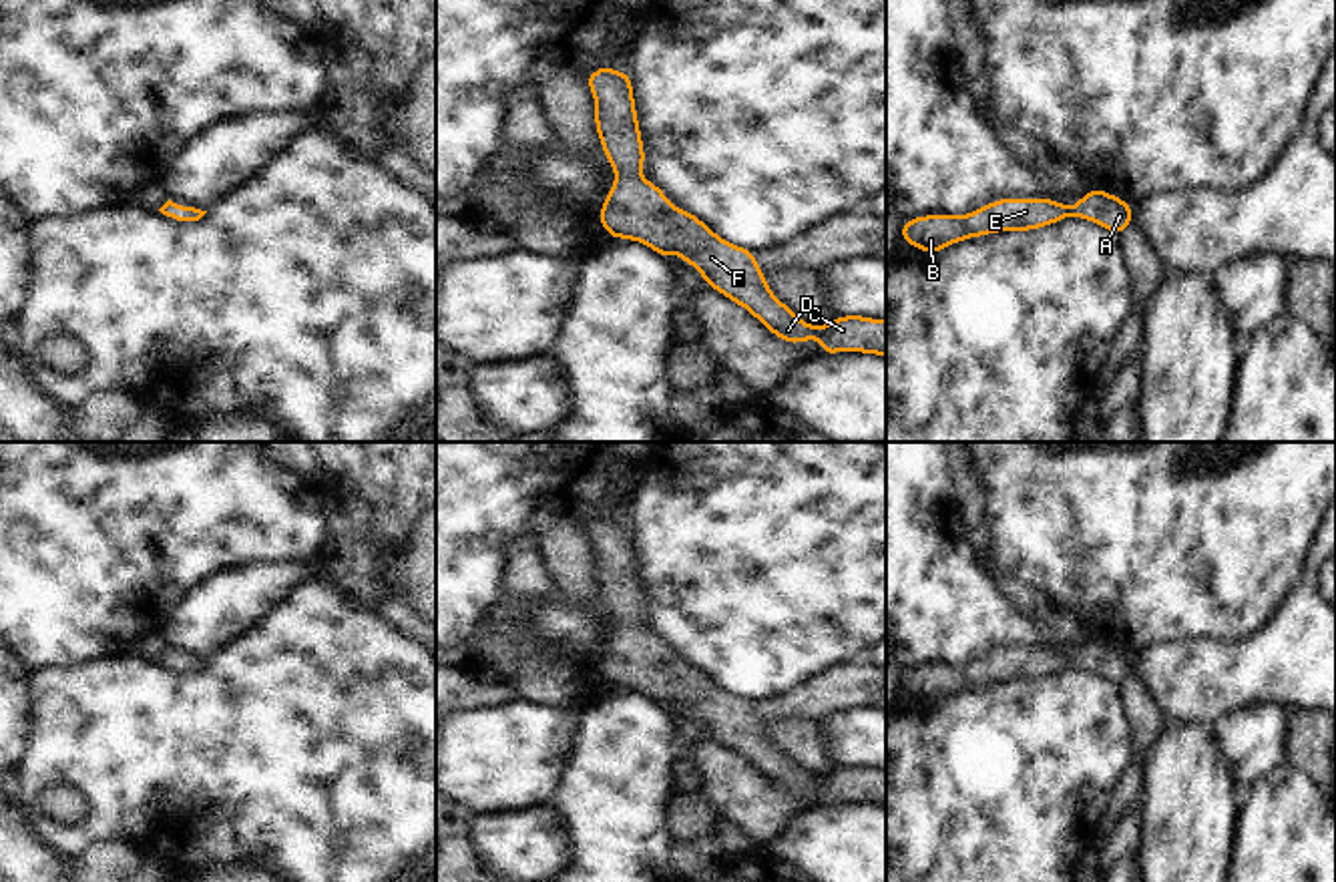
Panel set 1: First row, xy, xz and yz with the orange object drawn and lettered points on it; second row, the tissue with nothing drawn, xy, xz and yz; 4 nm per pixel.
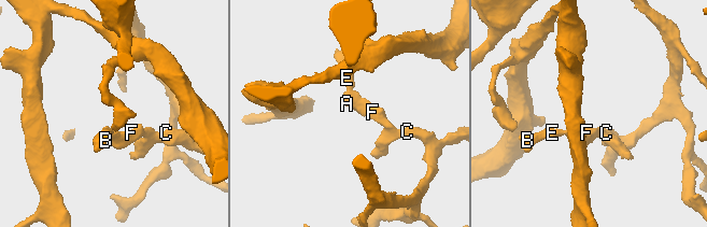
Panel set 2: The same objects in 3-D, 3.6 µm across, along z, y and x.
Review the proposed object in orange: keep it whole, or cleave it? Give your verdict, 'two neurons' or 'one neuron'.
one neuron

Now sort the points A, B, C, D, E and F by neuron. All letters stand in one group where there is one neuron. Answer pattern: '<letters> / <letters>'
A B C D E F

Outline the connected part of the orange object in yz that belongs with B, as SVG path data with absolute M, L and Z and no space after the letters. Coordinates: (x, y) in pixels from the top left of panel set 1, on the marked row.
M1093 187L1079 197L1075 207L1049 197L1013 197L994 199L966 215L920 215L902 221L900 239L934 255L964 239L984 237L994 231L1037 231L1073 215L1097 223L1119 237L1133 223L1133 207L1125 199Z

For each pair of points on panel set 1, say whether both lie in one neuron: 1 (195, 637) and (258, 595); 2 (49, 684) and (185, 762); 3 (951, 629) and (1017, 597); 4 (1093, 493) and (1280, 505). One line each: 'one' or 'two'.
1: one
2: one
3: two
4: one

